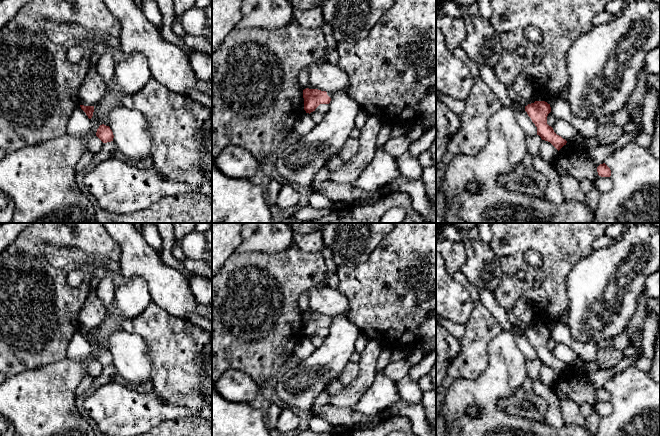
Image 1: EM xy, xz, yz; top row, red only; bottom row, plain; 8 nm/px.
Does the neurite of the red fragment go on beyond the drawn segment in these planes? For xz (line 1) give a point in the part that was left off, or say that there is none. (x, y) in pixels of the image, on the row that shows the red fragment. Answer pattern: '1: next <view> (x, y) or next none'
1: next none

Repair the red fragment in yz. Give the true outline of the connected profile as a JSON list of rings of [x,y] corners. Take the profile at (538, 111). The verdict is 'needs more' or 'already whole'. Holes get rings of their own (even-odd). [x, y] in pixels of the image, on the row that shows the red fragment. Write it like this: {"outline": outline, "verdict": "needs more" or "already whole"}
{"outline": [[[535,101],[525,106],[525,111],[537,127],[537,135],[542,140],[550,142],[558,151],[566,145],[567,141],[547,124],[547,116],[551,112],[550,104],[545,101]]], "verdict": "already whole"}

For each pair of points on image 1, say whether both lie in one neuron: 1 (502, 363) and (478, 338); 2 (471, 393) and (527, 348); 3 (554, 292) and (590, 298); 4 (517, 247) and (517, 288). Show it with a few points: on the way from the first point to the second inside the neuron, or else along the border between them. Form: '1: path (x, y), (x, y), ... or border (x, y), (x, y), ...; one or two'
1: border (503, 331), (488, 346), (488, 366), (483, 372); two
2: border (509, 331), (513, 334), (518, 347), (527, 359); two
3: border (570, 271), (567, 276), (566, 311); two
4: path (511, 257), (509, 278); one

